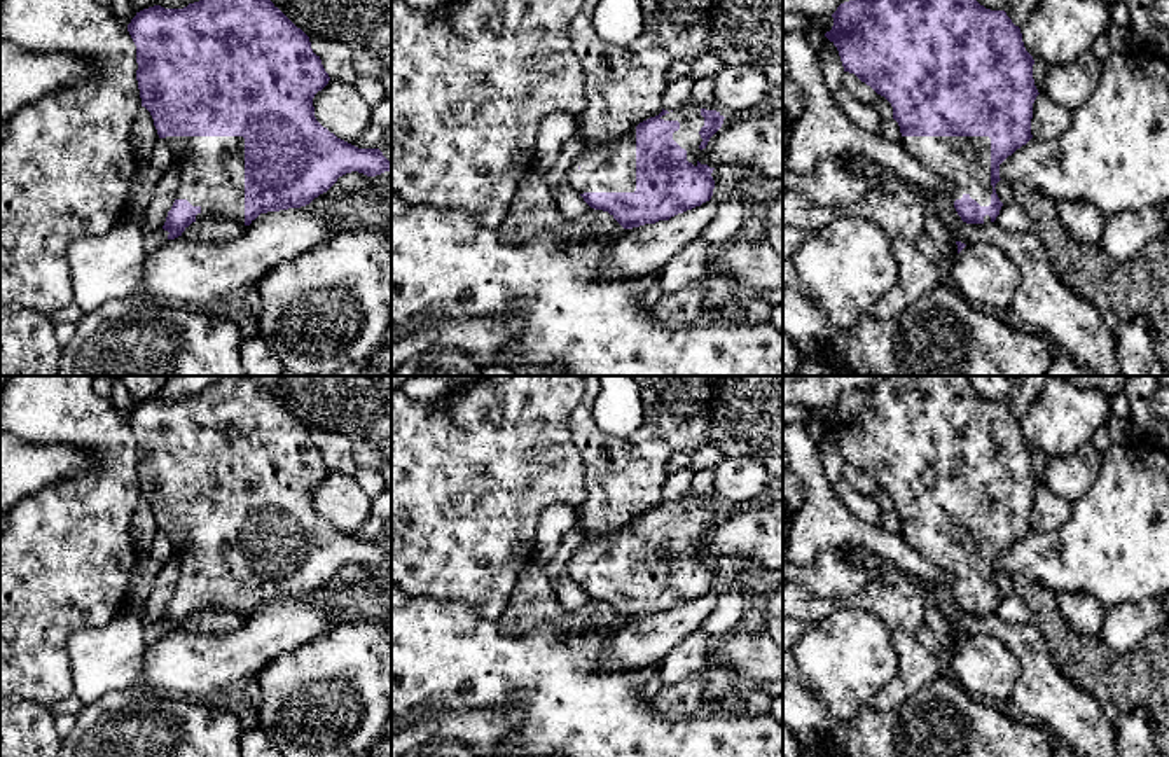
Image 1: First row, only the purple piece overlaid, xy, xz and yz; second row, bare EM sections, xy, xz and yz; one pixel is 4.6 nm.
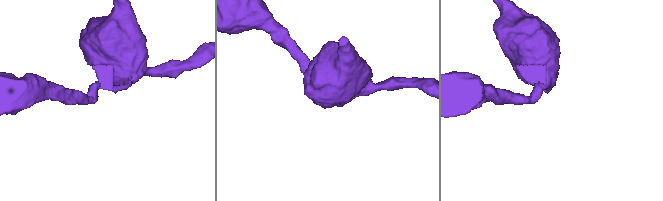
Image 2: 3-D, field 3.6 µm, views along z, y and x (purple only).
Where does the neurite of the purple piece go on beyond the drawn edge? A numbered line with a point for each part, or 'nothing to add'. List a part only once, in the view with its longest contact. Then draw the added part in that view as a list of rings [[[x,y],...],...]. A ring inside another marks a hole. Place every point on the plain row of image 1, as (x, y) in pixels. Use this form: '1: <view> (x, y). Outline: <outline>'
1: yz (963, 553). Outline: [[[902,528],[905,542],[951,577],[951,589],[968,586],[980,598],[991,596],[989,528]]]

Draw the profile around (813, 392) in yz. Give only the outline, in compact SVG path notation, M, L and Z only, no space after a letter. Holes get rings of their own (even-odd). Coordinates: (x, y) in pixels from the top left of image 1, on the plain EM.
M783 376L783 404L832 407L844 393L874 388L889 376Z

